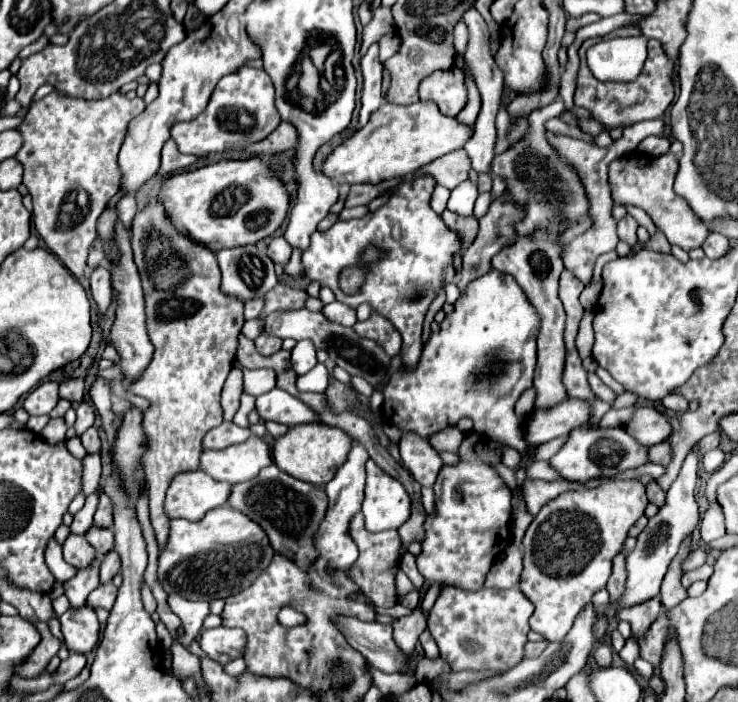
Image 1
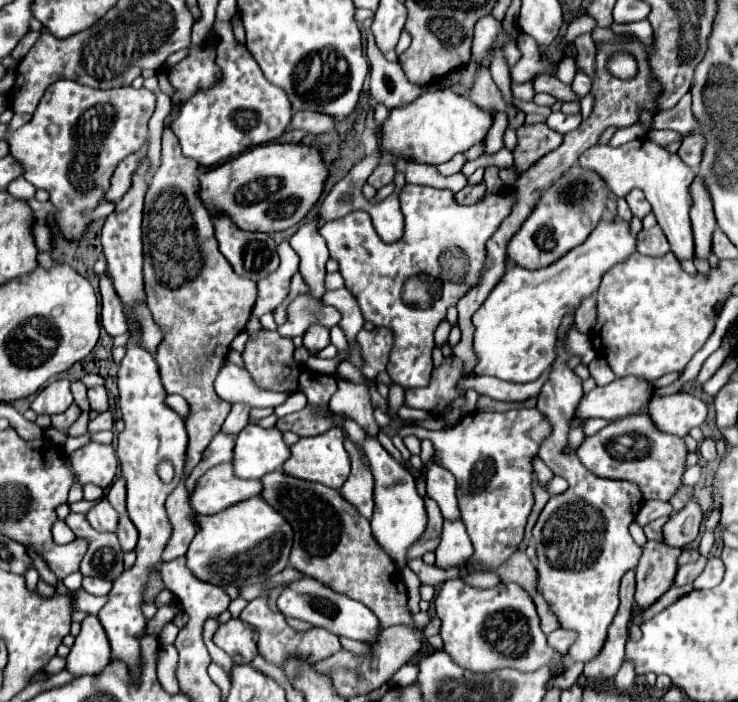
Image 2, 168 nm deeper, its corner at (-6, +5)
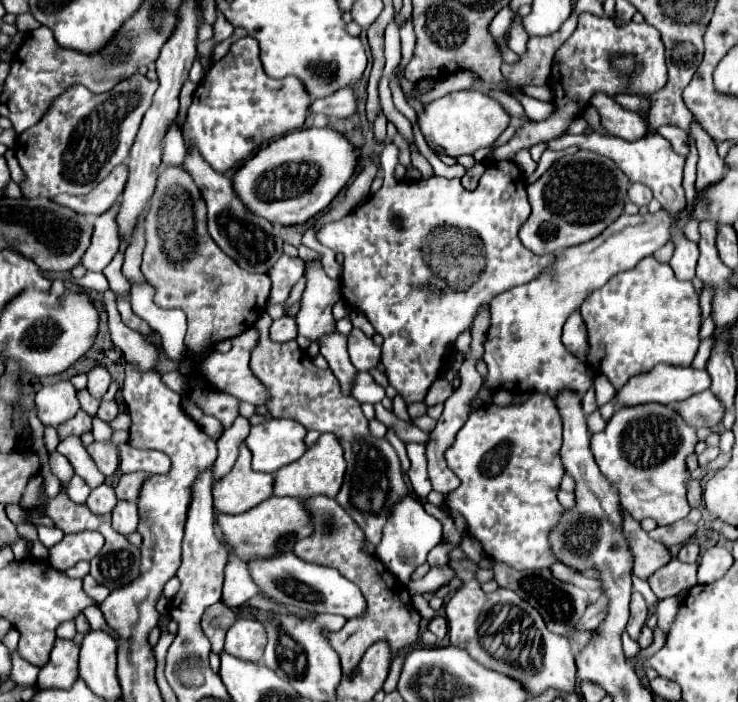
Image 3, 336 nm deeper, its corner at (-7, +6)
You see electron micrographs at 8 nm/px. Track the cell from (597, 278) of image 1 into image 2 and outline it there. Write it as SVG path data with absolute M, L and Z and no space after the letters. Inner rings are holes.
M659 225L648 230L642 229L637 234L637 251L649 257L661 257L669 253L669 243Z

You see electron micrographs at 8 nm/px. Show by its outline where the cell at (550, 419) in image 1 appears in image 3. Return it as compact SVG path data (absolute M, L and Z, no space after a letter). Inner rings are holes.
M656 366L652 368L652 372L634 376L632 380L628 380L628 384L624 384L624 388L620 388L614 396L614 402L620 406L640 406L640 404L650 404L650 402L658 402L658 404L674 404L680 400L686 400L692 394L698 394L702 390L706 390L710 386L710 378L706 370L692 370L688 368L674 368L674 366Z

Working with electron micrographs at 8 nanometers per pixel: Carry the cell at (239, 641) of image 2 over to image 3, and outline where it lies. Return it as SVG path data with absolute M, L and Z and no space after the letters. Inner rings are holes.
M238 618L226 634L224 650L234 658L258 662L266 648L266 630L252 618Z

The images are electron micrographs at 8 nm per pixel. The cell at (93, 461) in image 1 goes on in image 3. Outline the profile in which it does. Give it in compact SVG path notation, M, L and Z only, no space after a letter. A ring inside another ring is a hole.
M94 416L92 418L92 434L94 434L94 440L110 440L112 438L112 428L110 424L102 422L100 418Z

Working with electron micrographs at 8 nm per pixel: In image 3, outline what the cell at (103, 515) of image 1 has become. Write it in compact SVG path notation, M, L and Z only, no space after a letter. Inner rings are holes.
M132 472L132 474L122 474L118 486L116 486L116 496L118 500L132 500L136 502L138 500L138 490L140 490L140 484L144 482L146 478L146 472Z

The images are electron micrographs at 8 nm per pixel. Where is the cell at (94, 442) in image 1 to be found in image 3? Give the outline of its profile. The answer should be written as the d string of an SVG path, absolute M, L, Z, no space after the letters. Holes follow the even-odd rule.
M102 402L96 416L98 416L100 420L104 420L104 422L112 422L116 414L118 414L118 404L116 404L116 402Z

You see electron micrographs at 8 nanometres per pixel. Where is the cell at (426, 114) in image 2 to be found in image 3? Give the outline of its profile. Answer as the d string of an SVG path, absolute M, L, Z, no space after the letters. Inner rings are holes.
M462 90L462 92L452 92L448 96L442 96L426 104L424 110L418 112L416 124L434 152L458 158L462 154L474 154L478 148L492 146L496 138L508 128L510 116L486 92Z

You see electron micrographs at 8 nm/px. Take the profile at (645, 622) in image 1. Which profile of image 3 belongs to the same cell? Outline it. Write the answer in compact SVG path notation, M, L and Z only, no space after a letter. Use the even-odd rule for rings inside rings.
M624 512L624 534L628 538L628 542L632 544L632 556L634 556L634 574L640 578L640 580L648 580L658 568L666 566L672 556L670 556L670 550L652 540L636 520L630 518L630 514Z

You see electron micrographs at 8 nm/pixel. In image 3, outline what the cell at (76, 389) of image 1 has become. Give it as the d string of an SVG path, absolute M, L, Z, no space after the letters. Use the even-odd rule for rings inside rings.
M84 388L84 390L78 390L78 400L80 400L80 408L82 408L88 416L96 416L96 410L98 410L100 402L98 402L96 398L92 398L86 388Z

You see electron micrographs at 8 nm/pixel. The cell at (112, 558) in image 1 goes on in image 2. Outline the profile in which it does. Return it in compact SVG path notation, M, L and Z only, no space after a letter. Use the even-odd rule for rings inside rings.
M129 515L119 517L119 525L117 525L115 535L119 537L119 545L123 547L123 551L131 551L137 545L137 529L135 529L135 525L131 525Z

